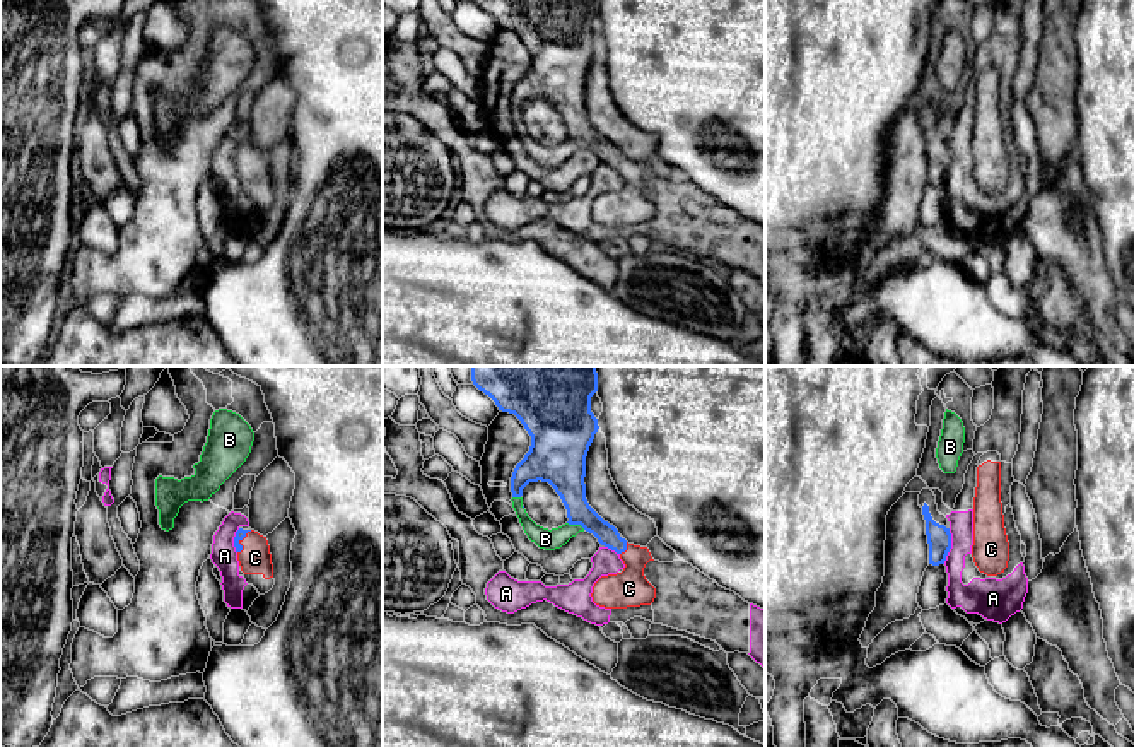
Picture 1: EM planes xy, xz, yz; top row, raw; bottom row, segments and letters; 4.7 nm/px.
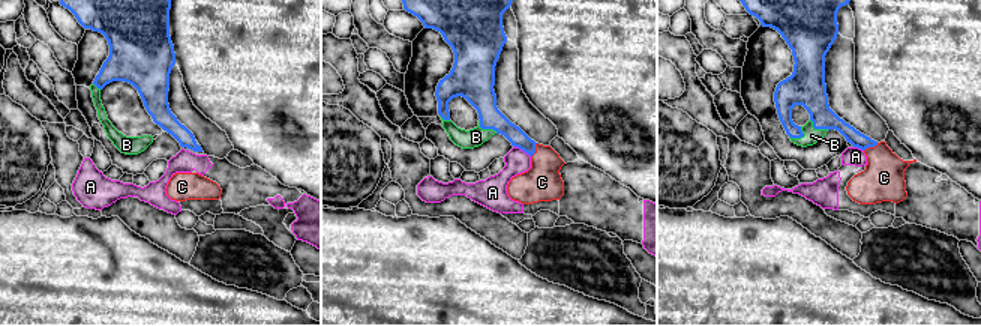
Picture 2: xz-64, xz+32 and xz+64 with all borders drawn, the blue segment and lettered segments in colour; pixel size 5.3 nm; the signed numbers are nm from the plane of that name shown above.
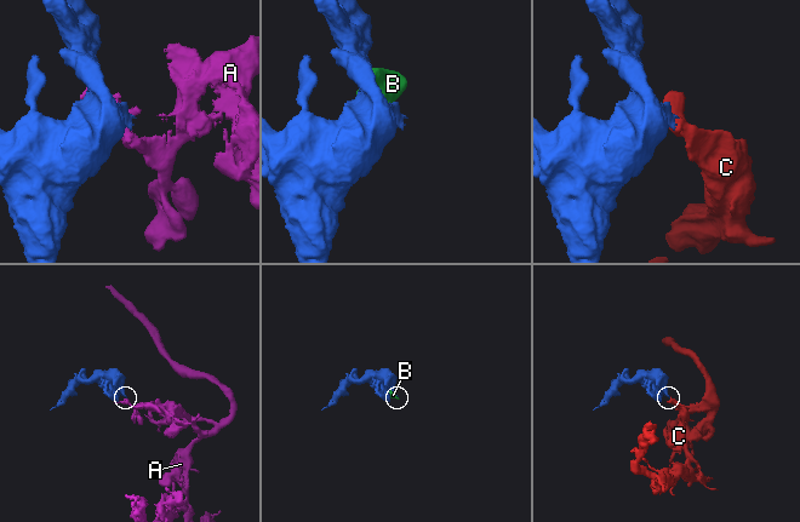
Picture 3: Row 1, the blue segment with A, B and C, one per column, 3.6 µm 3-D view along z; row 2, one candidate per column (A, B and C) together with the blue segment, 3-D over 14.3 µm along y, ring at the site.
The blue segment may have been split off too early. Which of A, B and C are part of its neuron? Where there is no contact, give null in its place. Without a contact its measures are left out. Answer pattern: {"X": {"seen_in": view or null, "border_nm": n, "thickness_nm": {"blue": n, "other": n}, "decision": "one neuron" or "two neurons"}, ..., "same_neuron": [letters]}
{"A": {"seen_in": "yz", "border_nm": 170, "thickness_nm": {"blue": 110, "other": 110}, "decision": "two neurons"}, "B": {"seen_in": "xz", "border_nm": 90, "thickness_nm": {"blue": 180, "other": 100}, "decision": "one neuron"}, "C": {"seen_in": "xy", "border_nm": 130, "thickness_nm": {"blue": 50, "other": 150}, "decision": "one neuron"}, "same_neuron": ["B", "C"]}

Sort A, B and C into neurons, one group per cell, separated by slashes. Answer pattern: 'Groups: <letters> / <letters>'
Groups: A / B C

